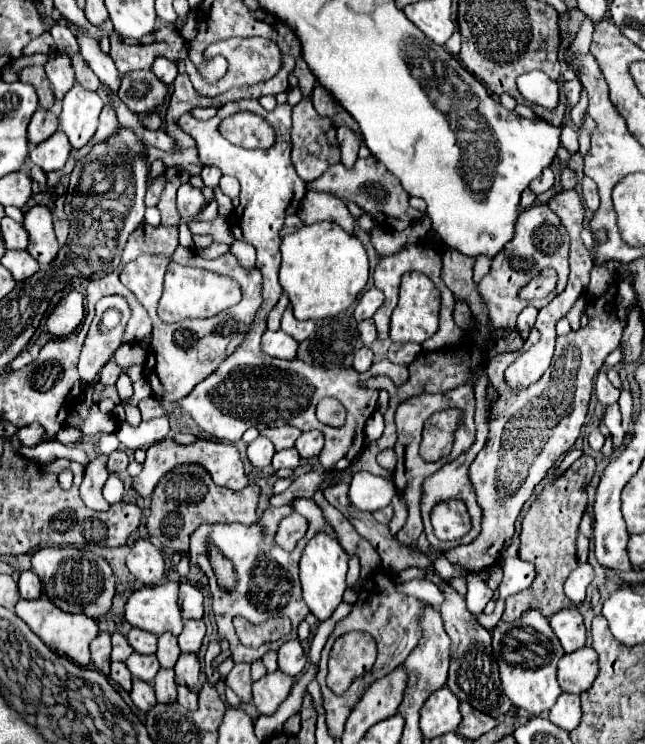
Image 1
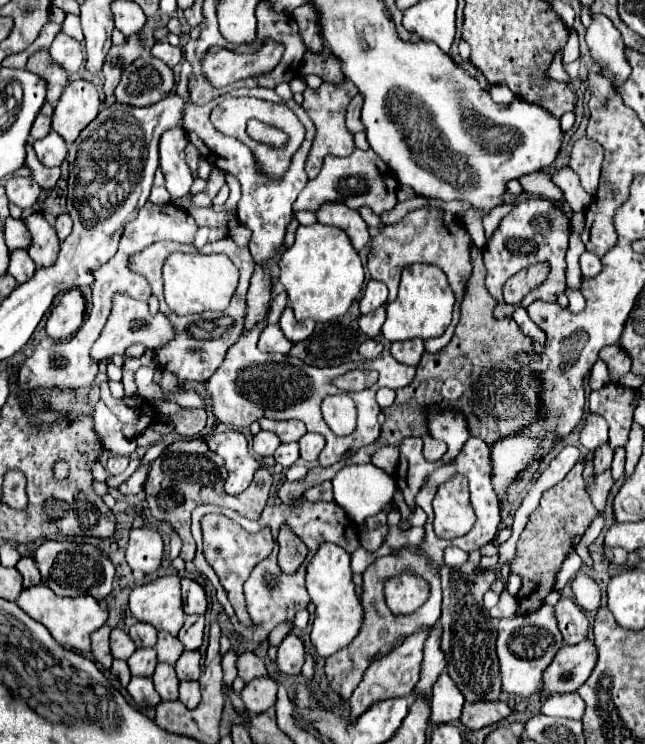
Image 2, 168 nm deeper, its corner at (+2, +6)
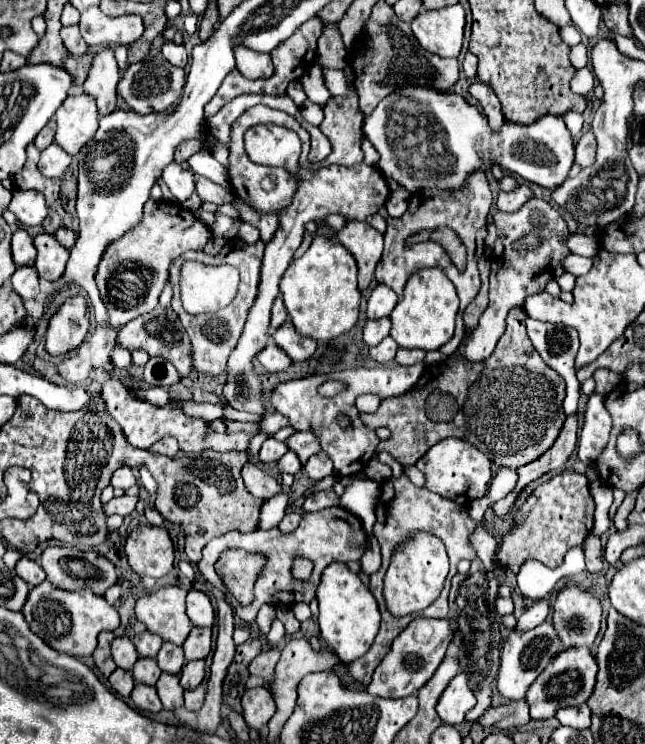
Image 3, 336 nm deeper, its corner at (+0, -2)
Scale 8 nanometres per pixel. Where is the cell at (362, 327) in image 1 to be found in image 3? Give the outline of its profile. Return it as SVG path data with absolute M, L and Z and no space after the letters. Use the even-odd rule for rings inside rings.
M390 318L368 320L368 322L364 324L364 342L366 342L368 346L380 344L388 334L390 334Z

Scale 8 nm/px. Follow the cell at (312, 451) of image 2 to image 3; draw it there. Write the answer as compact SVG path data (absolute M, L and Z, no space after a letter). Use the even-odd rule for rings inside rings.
M320 452L320 454L316 454L316 456L312 456L312 458L308 460L308 464L304 466L304 472L306 472L314 482L320 482L322 478L334 474L332 460L328 458L326 452Z

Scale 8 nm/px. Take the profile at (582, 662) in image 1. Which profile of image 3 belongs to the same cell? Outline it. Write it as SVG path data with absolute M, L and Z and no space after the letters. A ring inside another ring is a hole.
M568 648L556 654L554 660L544 668L544 672L532 682L532 686L526 692L526 700L532 708L532 714L530 714L532 720L554 718L558 708L584 704L594 690L596 672L598 672L598 666L588 648Z

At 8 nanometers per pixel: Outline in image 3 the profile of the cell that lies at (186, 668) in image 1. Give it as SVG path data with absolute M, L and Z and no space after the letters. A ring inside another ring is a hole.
M204 660L186 662L180 672L180 684L184 690L194 690L204 680Z

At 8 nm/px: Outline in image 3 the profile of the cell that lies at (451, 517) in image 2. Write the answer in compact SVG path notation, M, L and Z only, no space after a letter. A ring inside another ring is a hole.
M446 438L434 444L416 464L416 468L426 476L426 488L444 498L466 496L468 492L486 492L486 486L492 478L490 460L476 450L472 444L460 438Z

